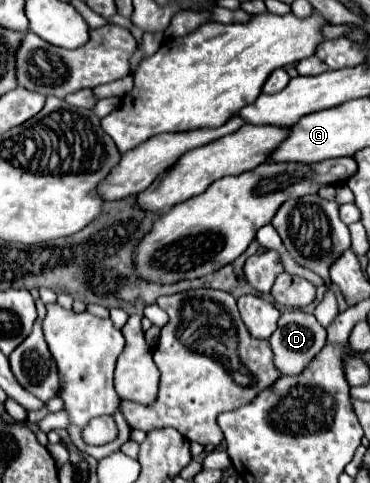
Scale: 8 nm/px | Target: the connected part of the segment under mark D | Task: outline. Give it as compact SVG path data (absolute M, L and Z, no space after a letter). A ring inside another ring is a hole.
M287 309L281 313L275 333L269 343L275 353L275 367L283 375L301 373L307 363L323 349L327 331L319 321L299 309Z

